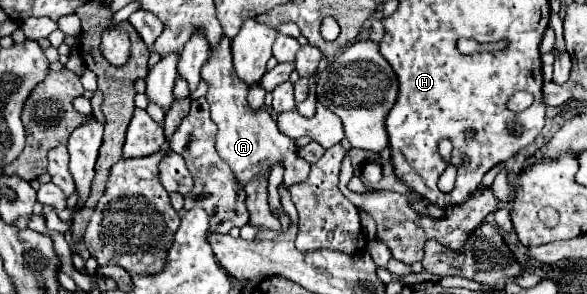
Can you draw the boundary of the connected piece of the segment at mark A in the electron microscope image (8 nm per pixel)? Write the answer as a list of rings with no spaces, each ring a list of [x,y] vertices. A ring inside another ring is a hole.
[[[222,36],[218,46],[210,48],[210,58],[202,66],[202,80],[208,84],[206,100],[210,104],[212,122],[218,124],[216,150],[230,164],[232,172],[238,176],[238,182],[246,186],[258,172],[270,170],[276,162],[284,164],[284,184],[292,186],[306,180],[310,164],[298,158],[298,148],[292,138],[282,134],[276,126],[276,120],[266,110],[250,110],[246,102],[248,86],[236,76],[232,66],[231,39]]]

